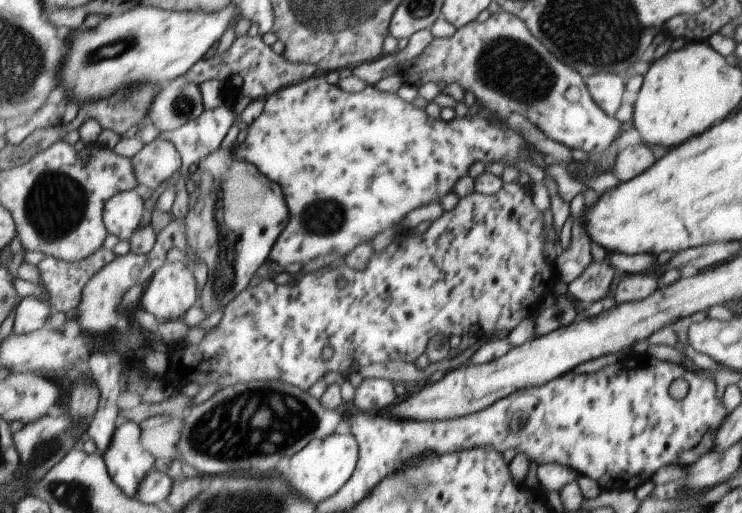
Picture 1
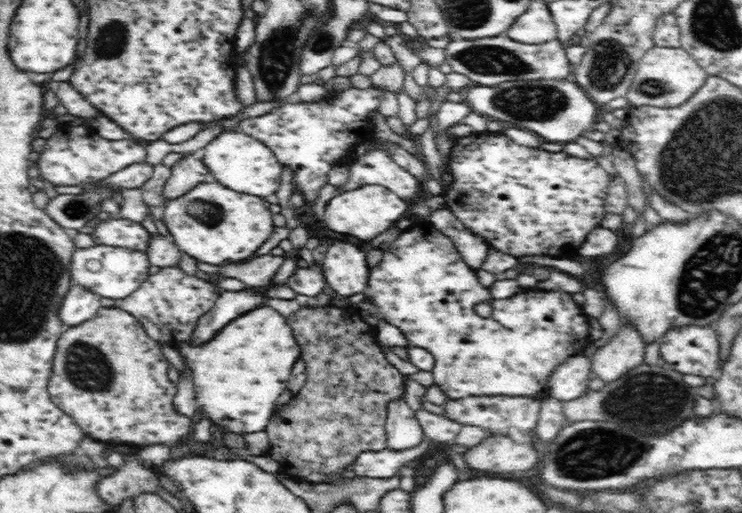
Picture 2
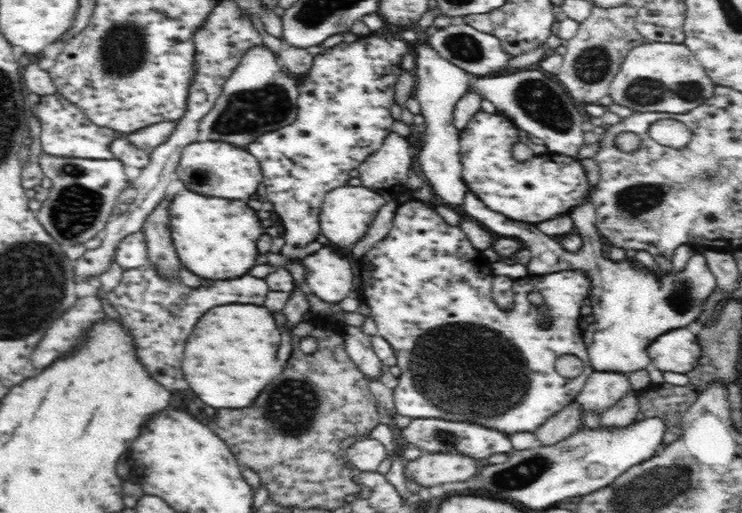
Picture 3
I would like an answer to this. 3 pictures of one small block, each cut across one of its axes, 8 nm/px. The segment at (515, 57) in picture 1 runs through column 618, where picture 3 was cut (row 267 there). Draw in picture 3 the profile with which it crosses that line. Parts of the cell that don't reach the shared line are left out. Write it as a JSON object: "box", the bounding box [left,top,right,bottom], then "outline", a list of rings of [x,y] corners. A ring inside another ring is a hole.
{"box":[115,231,149,271],"outline":[[[143,231],[133,232],[124,237],[115,250],[115,261],[125,271],[138,269],[149,262],[147,242]]]}

